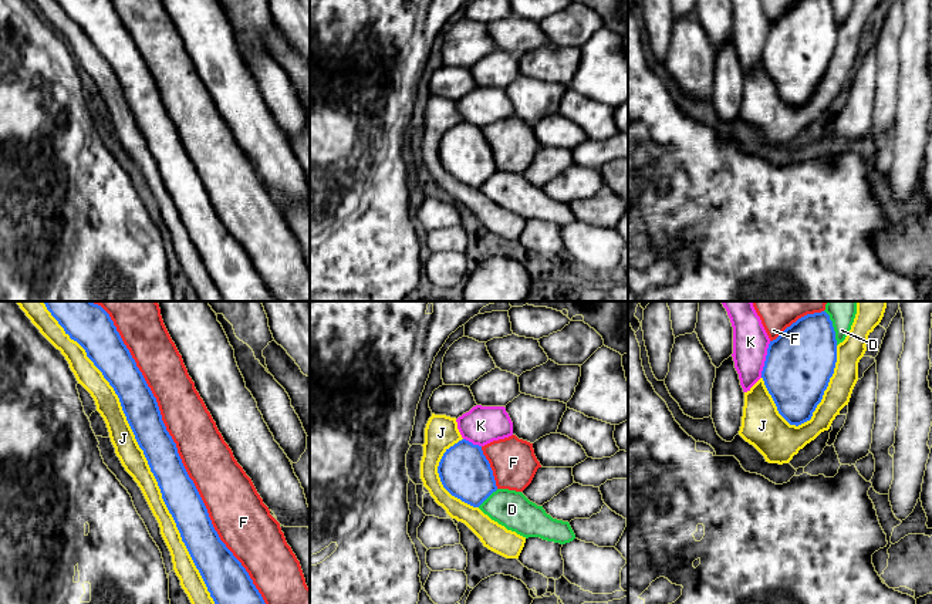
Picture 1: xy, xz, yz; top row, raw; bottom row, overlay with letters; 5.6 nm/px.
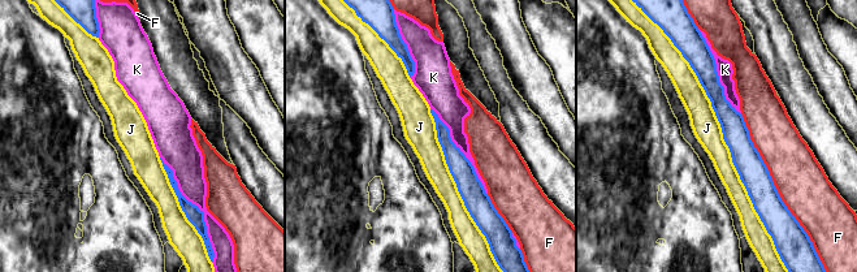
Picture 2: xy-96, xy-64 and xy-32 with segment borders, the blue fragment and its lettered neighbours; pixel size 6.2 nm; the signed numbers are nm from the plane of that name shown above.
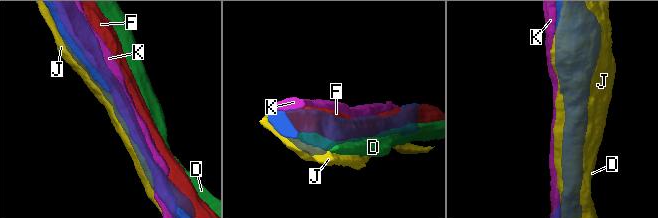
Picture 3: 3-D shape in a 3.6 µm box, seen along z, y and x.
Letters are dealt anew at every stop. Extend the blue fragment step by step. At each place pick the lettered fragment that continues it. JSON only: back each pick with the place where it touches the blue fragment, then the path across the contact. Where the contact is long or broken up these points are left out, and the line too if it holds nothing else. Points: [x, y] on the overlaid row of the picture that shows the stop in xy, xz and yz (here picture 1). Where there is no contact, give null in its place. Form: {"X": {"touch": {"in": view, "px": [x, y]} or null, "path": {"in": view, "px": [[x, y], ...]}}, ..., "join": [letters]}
{"join": []}

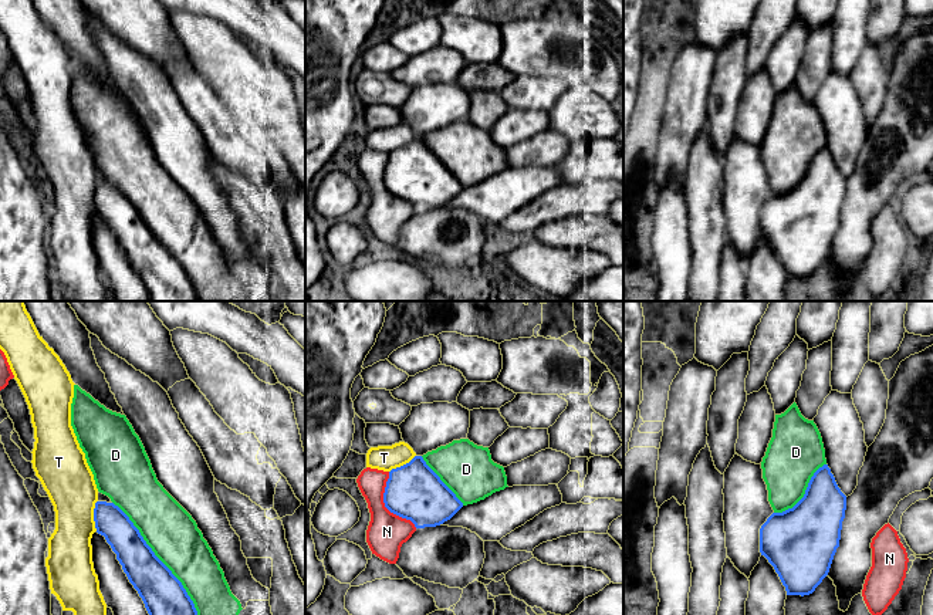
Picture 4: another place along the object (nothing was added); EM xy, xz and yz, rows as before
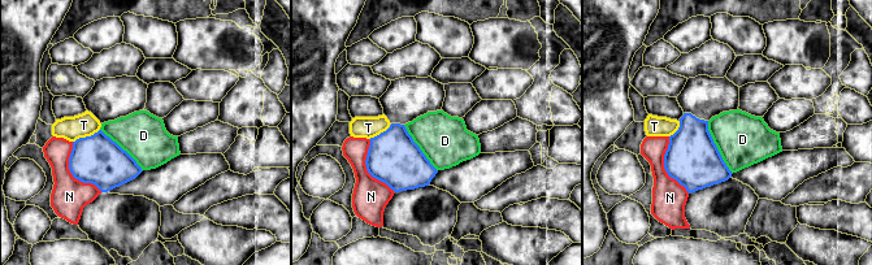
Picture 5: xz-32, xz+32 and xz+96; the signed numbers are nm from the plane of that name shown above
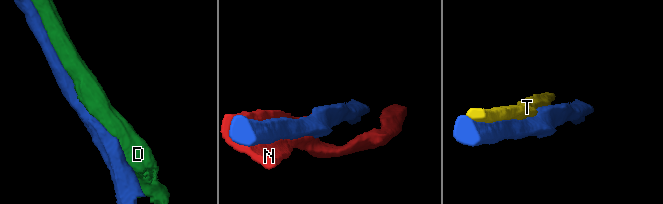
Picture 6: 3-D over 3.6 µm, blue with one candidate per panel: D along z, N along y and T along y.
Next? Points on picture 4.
{"join": []}

